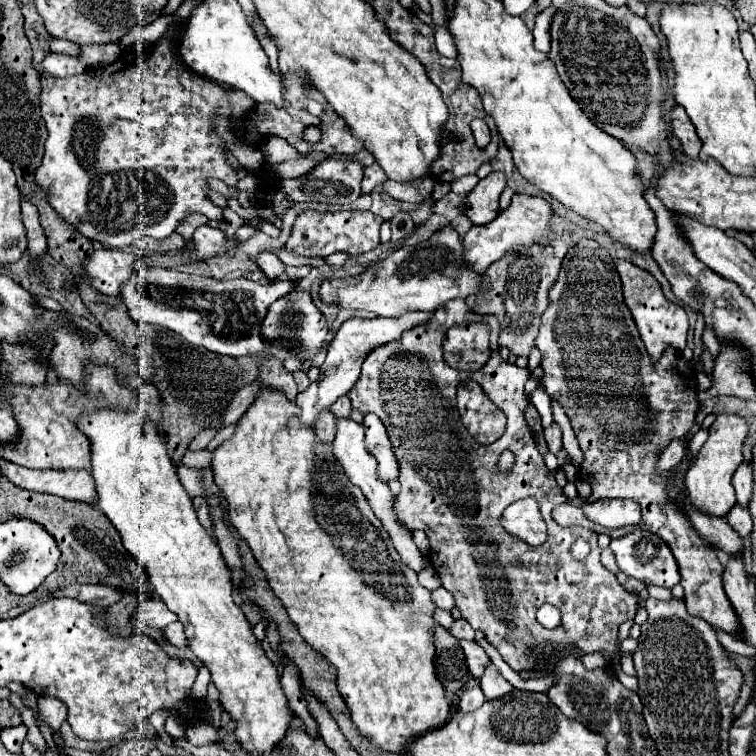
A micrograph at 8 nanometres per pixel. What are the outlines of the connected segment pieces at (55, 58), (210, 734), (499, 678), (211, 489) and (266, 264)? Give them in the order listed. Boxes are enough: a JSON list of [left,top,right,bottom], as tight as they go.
[[41,53,85,77],[185,721,219,745],[481,663,513,701],[177,467,223,499],[257,253,285,281]]

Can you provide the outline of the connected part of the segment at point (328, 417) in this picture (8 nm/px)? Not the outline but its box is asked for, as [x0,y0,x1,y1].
[317,413,333,443]

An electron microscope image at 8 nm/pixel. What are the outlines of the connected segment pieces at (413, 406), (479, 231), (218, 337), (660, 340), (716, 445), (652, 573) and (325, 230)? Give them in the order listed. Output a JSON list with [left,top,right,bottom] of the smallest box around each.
[[349,301,637,671],[463,195,551,273],[121,269,291,357],[615,259,689,361],[685,413,749,517],[611,529,679,589],[285,211,383,257]]

